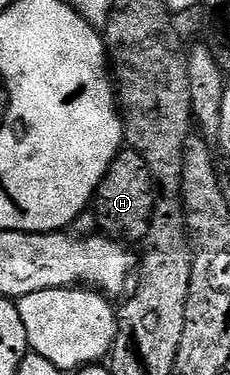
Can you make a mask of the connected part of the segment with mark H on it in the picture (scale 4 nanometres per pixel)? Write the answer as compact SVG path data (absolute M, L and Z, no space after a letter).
M122 149L109 165L105 179L97 185L95 209L100 233L115 242L144 243L149 231L149 221L153 215L154 197L155 183L153 173L147 168L147 160L143 160L143 156L139 156L139 152L135 149Z

